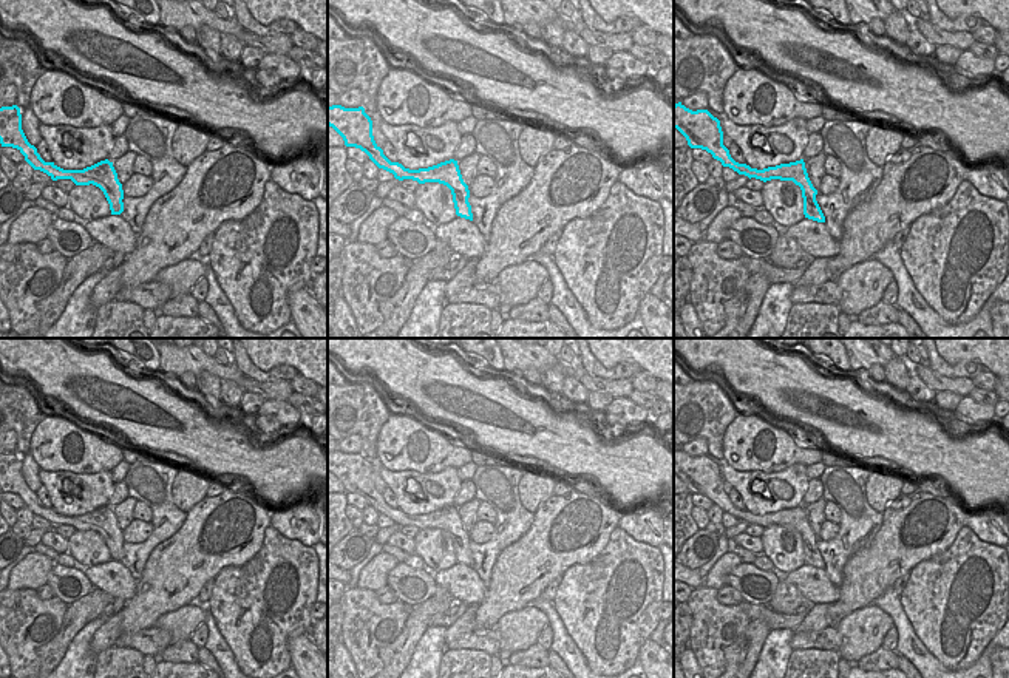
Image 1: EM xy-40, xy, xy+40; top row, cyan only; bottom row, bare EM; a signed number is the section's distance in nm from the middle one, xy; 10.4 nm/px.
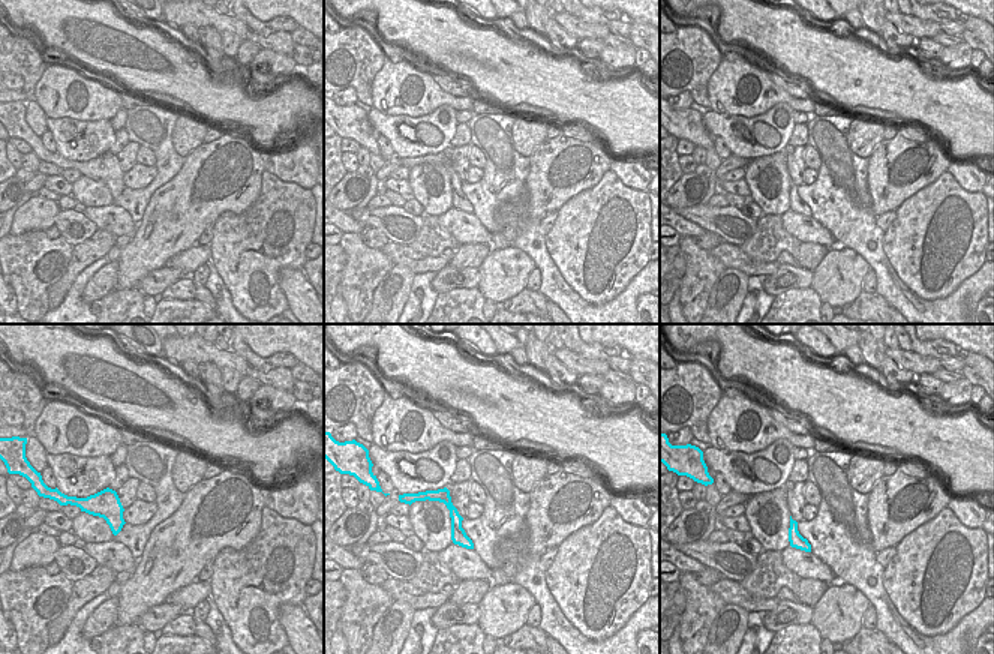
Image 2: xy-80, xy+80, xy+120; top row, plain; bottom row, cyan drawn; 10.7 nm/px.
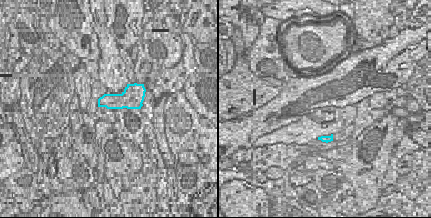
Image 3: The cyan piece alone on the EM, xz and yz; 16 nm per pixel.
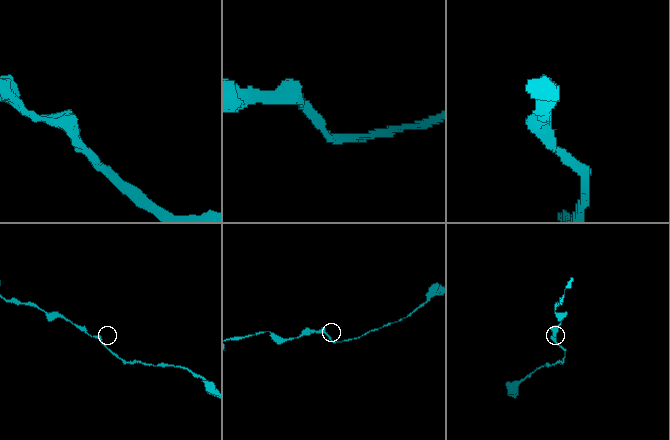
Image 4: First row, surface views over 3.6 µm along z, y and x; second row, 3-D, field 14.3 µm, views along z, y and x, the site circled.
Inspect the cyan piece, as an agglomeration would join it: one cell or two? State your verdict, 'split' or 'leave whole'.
leave whole

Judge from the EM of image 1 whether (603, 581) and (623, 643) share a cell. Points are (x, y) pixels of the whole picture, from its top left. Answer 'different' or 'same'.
same

